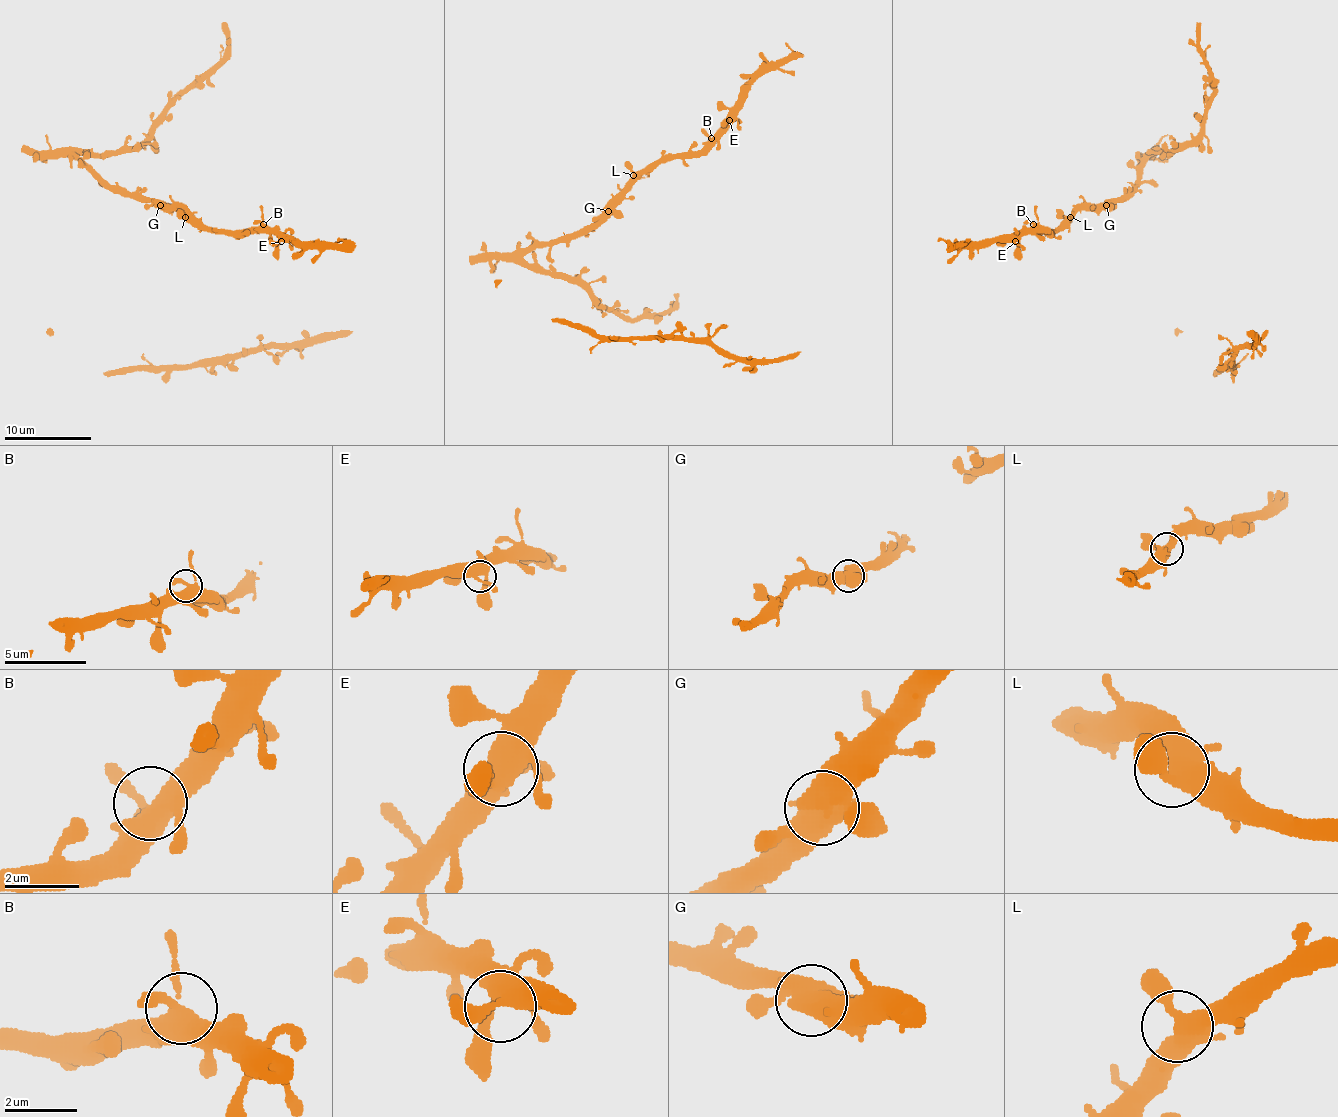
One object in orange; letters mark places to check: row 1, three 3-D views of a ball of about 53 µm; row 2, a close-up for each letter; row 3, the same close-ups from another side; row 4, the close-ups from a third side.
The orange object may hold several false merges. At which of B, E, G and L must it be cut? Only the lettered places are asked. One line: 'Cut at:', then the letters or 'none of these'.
Cut at: none of these

